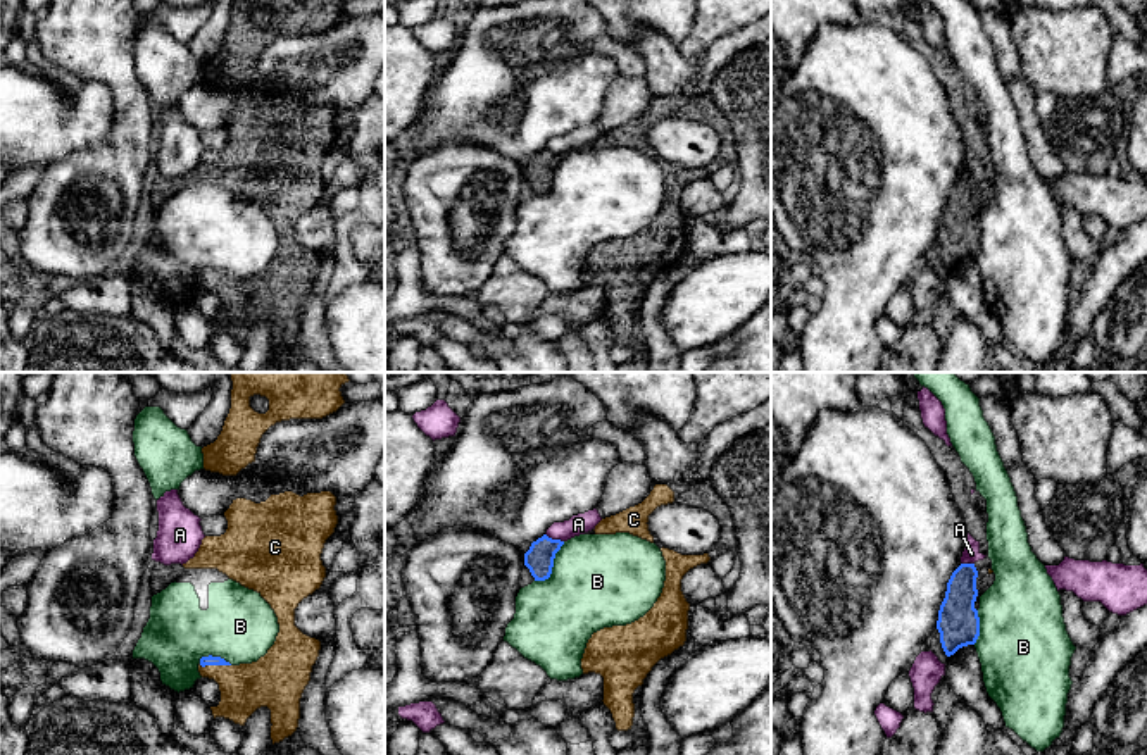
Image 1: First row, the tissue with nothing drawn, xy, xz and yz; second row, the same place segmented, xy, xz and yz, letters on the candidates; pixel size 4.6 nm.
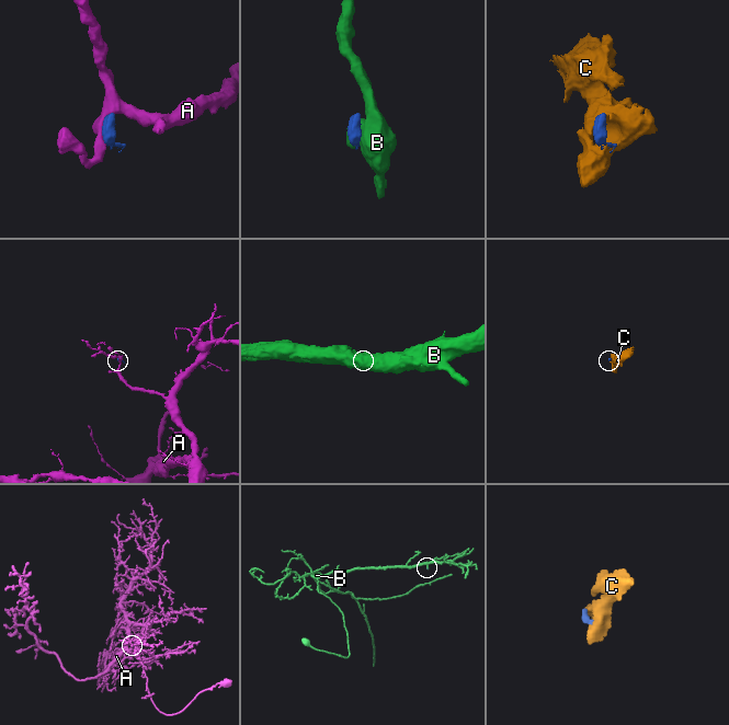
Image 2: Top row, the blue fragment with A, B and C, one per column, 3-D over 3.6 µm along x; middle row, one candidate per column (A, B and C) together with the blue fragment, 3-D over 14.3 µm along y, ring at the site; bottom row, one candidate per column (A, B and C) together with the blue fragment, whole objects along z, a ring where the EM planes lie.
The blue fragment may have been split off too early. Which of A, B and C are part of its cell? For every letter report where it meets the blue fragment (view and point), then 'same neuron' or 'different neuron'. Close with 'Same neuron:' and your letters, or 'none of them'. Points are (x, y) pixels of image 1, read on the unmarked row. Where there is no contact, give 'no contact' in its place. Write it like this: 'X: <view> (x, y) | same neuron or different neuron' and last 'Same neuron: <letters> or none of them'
A: xz (554, 154) | different neuron
B: xz (552, 180) | different neuron
C: xy (214, 278) | same neuron
Same neuron: C

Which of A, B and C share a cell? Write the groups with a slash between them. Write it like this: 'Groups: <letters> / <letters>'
Groups: A / B / C

